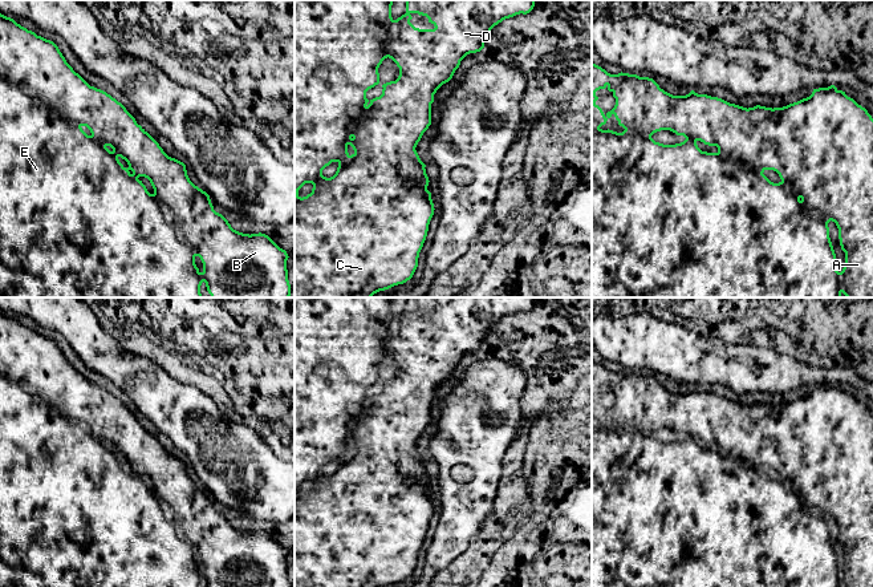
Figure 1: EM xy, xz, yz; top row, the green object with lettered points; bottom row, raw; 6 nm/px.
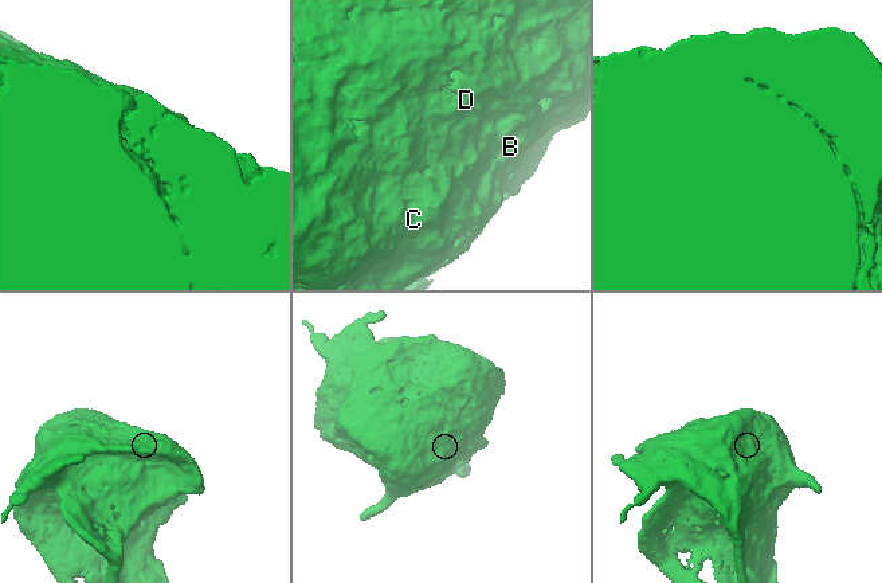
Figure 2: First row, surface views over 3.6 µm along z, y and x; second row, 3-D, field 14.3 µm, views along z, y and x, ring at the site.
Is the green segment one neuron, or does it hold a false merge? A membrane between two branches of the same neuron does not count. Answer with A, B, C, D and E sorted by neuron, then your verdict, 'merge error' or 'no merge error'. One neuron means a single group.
A B C D E; no merge error

